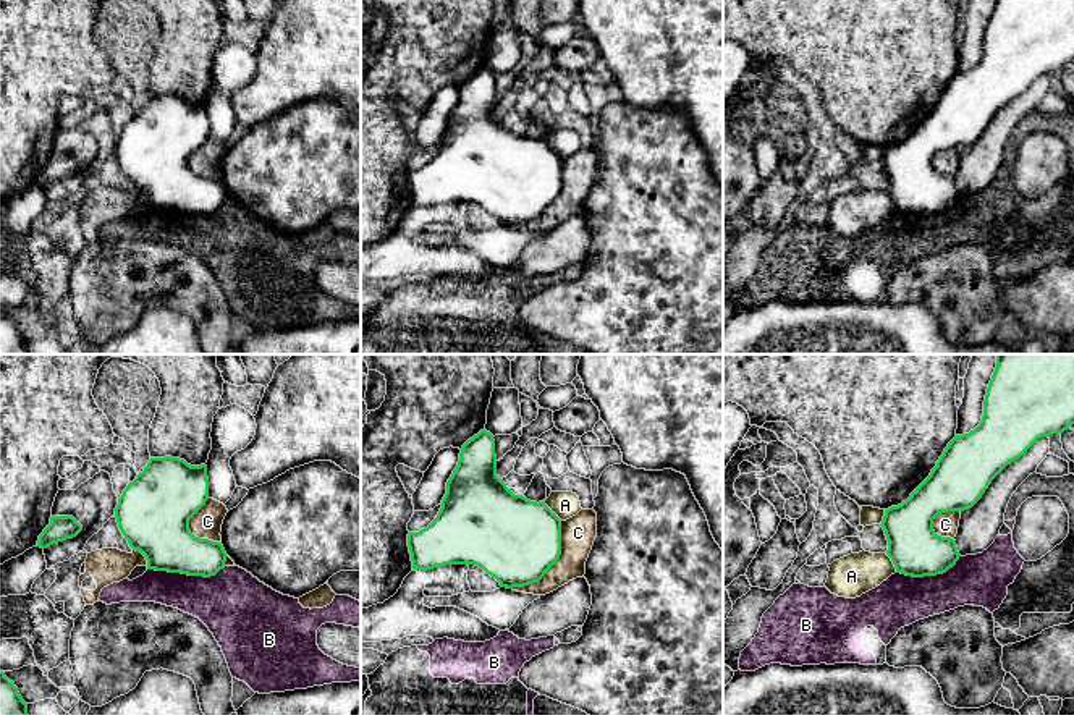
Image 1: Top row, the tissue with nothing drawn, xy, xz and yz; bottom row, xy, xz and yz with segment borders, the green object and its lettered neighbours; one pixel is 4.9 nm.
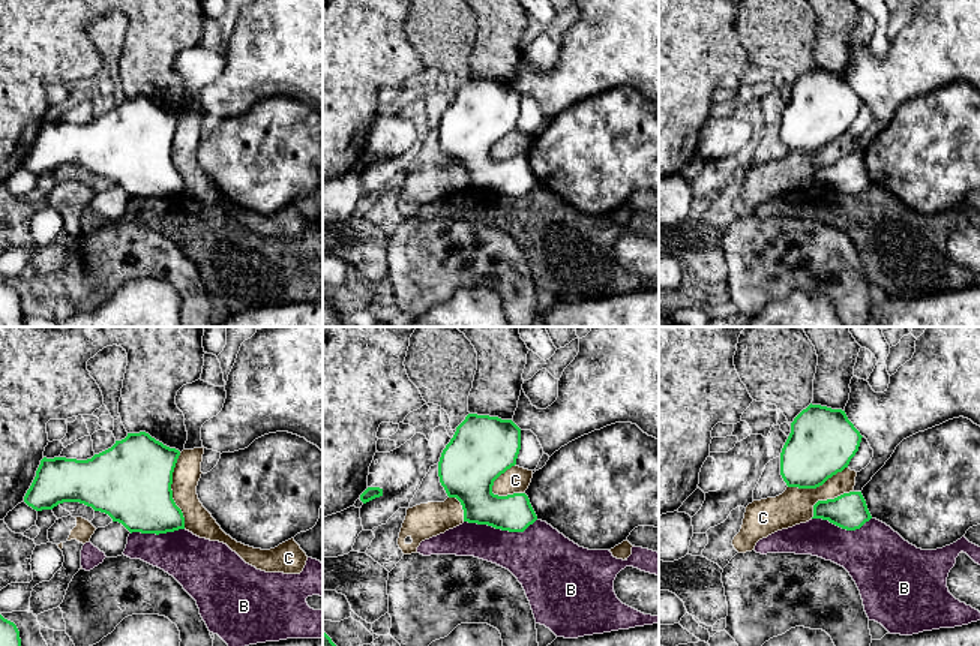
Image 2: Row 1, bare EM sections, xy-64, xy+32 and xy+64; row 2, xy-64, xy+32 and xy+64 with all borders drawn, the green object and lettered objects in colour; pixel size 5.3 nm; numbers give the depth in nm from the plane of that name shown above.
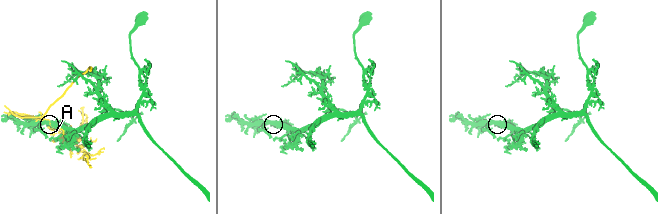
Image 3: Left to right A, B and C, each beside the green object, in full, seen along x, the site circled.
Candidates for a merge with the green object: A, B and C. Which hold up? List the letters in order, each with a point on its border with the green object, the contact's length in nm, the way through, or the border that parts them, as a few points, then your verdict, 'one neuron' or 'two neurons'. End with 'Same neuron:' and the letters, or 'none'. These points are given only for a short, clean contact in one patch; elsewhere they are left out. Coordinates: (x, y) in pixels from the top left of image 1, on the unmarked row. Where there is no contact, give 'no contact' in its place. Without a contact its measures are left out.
A: meets green in xz at (552, 149); contact 130 nm long; two neurons
B: meets green in xy at (186, 211); contact 400 nm long; two neurons
C: meets green in xz at (553, 201); contact 420 nm long; two neurons
Same neuron: none

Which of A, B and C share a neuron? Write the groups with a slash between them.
A / B / C

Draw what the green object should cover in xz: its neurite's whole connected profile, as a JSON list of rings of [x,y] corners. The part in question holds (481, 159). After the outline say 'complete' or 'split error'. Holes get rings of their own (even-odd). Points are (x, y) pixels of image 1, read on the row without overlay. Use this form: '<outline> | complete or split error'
[[[485,66],[469,76],[446,120],[437,155],[419,170],[408,171],[412,207],[445,202],[476,202],[501,225],[539,220],[561,192],[561,157],[545,142],[514,133],[497,113],[495,78]]] | complete

